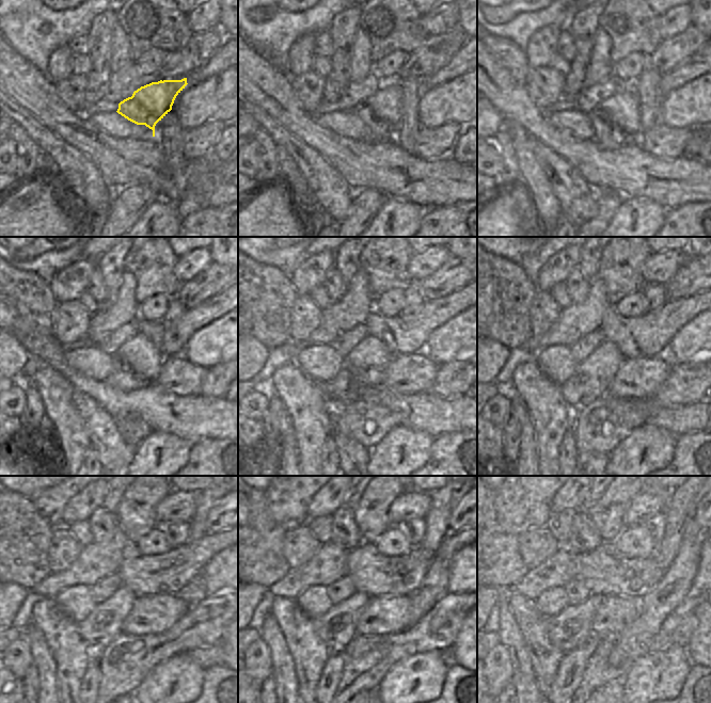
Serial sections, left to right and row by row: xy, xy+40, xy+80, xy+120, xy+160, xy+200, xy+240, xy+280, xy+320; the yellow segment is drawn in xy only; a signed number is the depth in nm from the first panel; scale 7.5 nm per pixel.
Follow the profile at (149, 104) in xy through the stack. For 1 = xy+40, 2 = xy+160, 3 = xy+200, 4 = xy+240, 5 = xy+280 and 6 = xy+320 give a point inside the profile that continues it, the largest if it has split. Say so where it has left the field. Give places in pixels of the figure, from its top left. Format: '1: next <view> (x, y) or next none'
1: next xy+40 (382, 112)
2: next xy+160 (363, 369)
3: next xy+200 (593, 377)
4: next xy+240 (103, 625)
5: next xy+280 (336, 628)
6: next xy+320 (569, 629)

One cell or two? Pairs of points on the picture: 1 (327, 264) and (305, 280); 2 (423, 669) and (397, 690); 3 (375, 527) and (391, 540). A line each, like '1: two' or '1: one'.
1: one
2: one
3: two

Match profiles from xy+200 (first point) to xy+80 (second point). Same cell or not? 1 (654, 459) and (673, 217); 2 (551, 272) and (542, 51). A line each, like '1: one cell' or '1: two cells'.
1: two cells
2: one cell

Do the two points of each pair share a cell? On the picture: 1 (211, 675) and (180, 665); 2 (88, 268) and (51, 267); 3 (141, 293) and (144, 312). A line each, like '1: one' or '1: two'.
1: two
2: two
3: two

